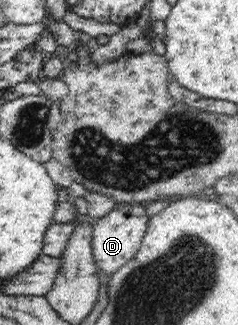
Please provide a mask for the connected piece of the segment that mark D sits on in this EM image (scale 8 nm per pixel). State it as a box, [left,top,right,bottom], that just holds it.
[90,203,148,276]

